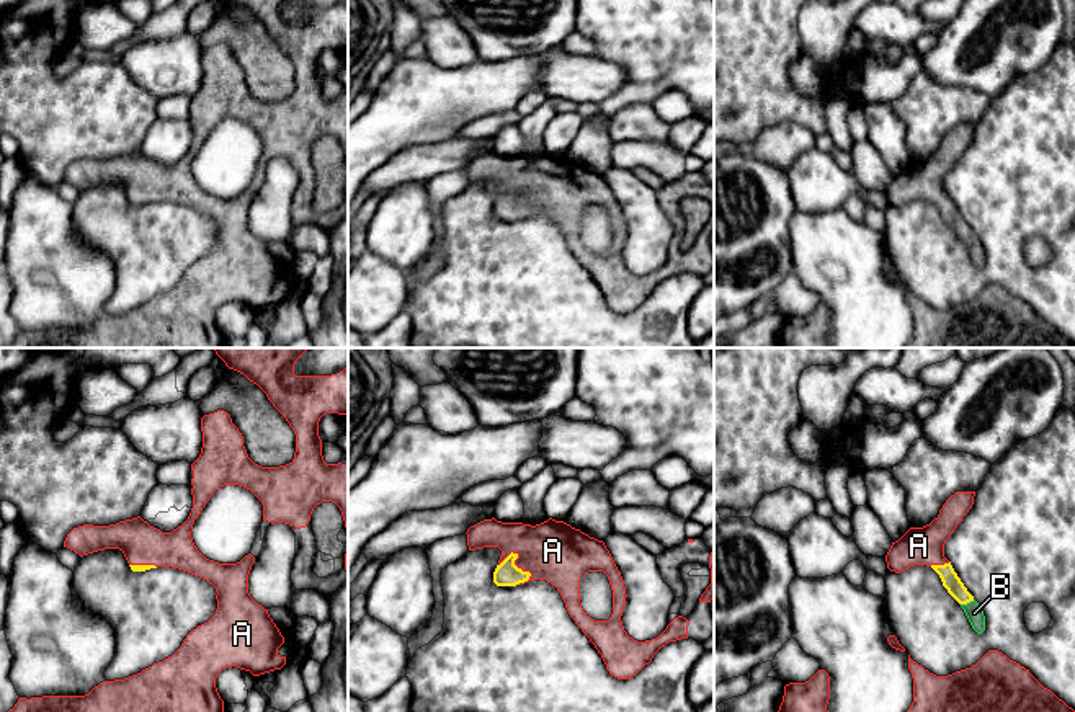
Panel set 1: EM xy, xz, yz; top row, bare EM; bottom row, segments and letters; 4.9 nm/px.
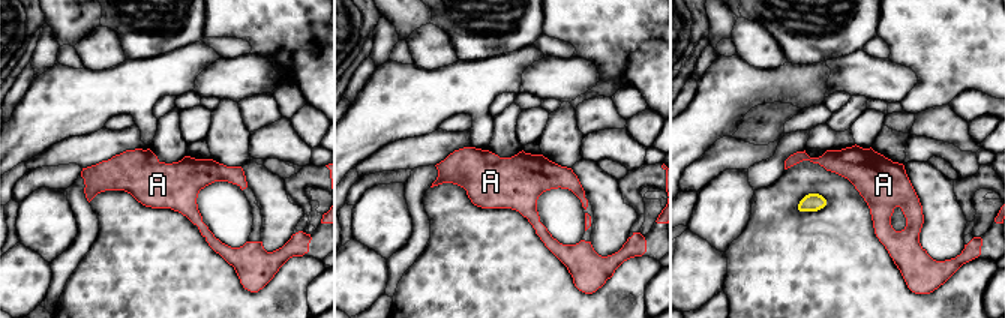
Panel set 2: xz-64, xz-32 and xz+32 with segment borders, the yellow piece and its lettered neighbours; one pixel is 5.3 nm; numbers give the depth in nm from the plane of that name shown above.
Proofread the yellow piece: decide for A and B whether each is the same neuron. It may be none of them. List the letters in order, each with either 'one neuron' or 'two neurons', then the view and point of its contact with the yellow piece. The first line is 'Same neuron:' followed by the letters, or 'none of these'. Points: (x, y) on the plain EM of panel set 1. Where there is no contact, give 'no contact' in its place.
Same neuron: A, B
A: one neuron | xz (517, 191)
B: one neuron | yz (967, 235)

